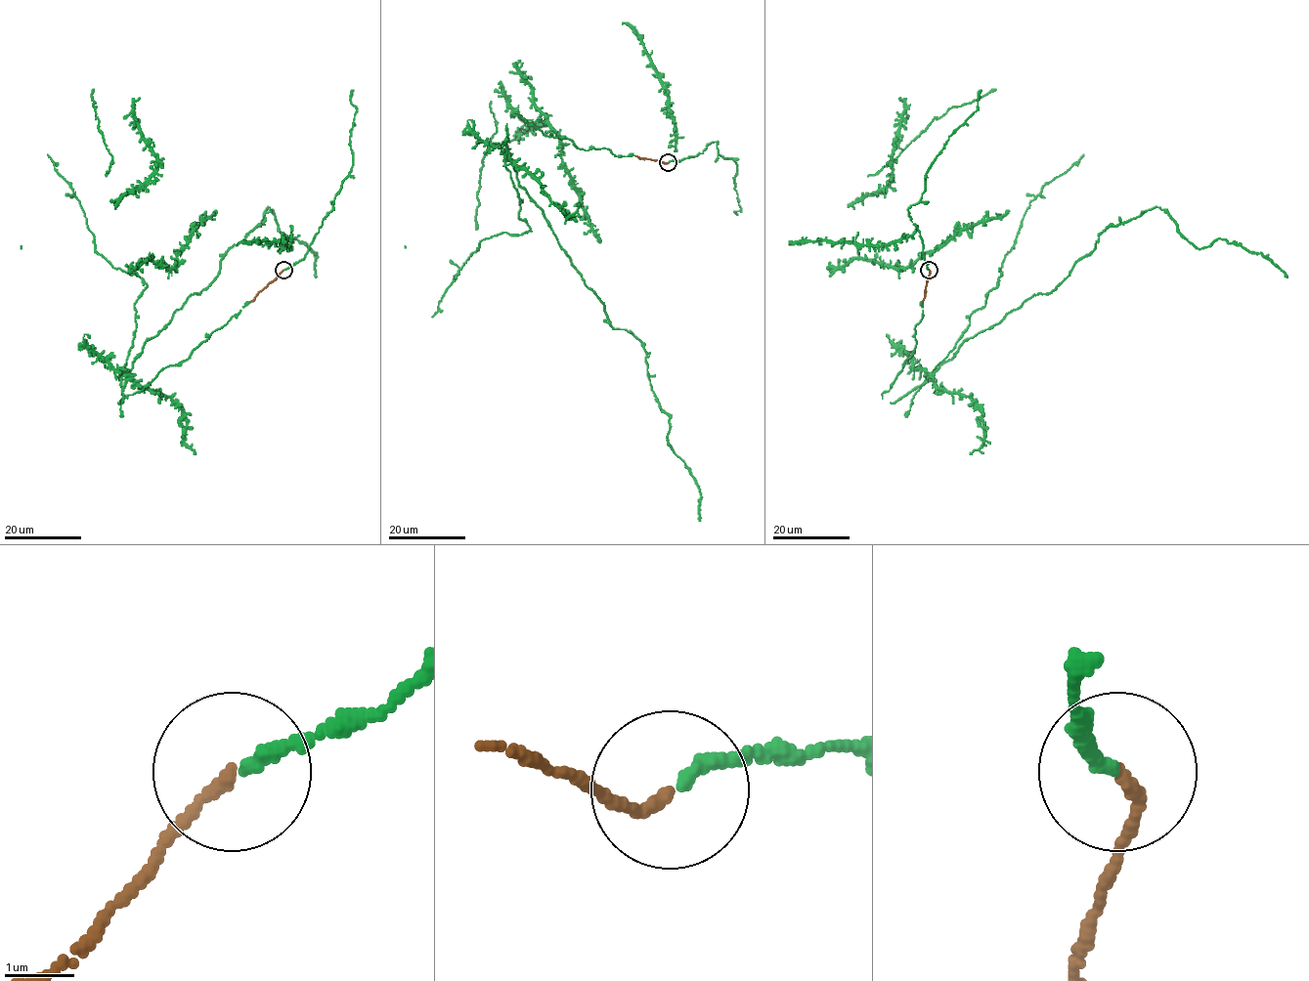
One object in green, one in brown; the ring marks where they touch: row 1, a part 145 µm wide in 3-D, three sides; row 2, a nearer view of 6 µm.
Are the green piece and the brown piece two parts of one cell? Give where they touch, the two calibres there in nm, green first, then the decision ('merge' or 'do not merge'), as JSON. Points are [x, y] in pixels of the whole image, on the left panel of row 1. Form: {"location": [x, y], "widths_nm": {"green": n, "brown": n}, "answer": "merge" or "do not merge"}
{"location": [283, 270], "widths_nm": {"green": 190, "brown": 160}, "answer": "merge"}

